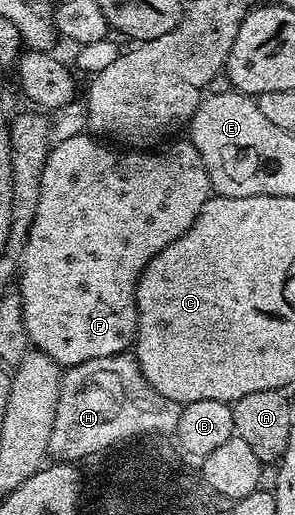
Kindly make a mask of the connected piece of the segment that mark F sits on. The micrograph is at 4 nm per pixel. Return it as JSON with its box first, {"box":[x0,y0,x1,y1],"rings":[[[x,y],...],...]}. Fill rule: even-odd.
{"box":[17,133,213,368],"rings":[[[82,133],[75,134],[72,138],[63,138],[60,142],[58,139],[52,145],[49,156],[45,160],[45,172],[41,172],[41,201],[37,203],[37,216],[31,225],[29,240],[25,244],[21,277],[17,282],[17,293],[23,302],[23,319],[27,329],[27,341],[34,349],[45,352],[45,356],[53,359],[60,368],[85,364],[85,360],[97,360],[97,356],[113,356],[132,349],[139,319],[135,293],[141,272],[149,264],[149,260],[153,256],[157,256],[157,252],[161,252],[161,248],[173,244],[173,240],[177,240],[191,227],[193,220],[197,220],[201,208],[213,194],[209,172],[201,160],[201,152],[197,152],[197,148],[190,140],[175,142],[168,150],[124,152],[90,133]]]}

